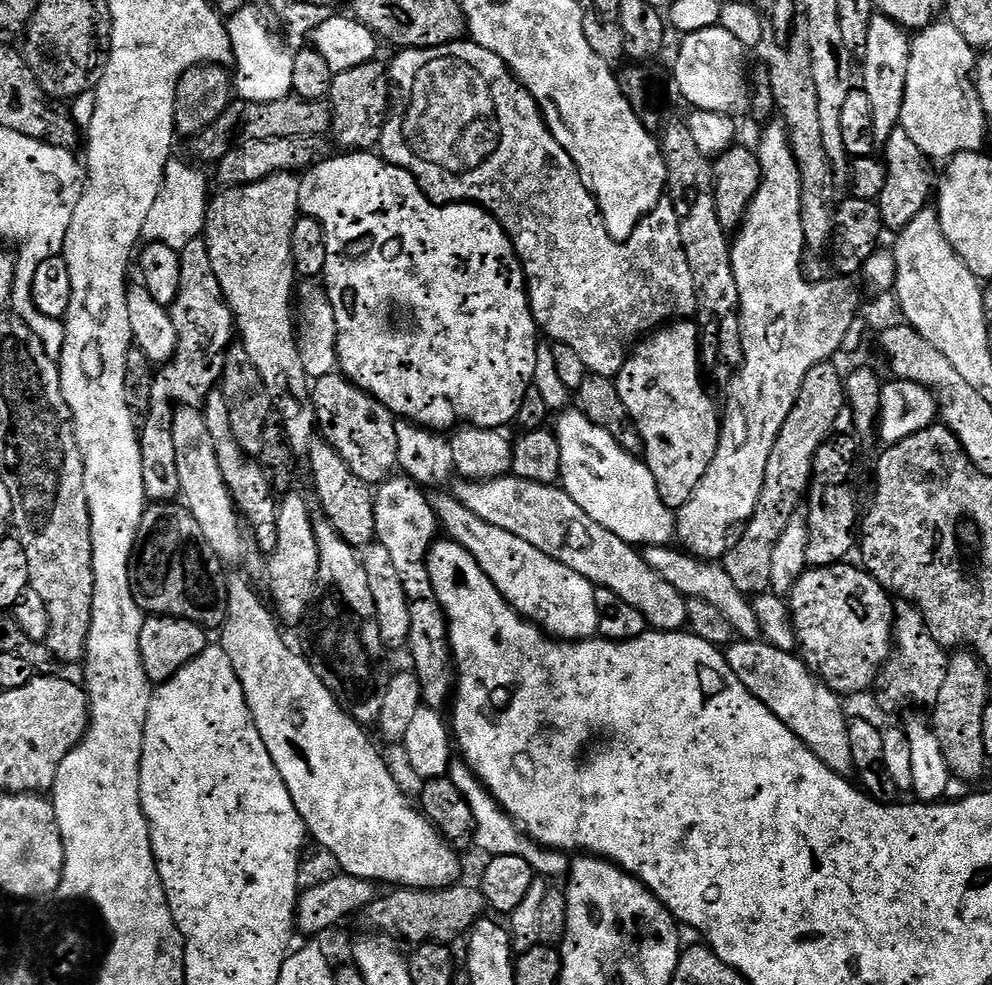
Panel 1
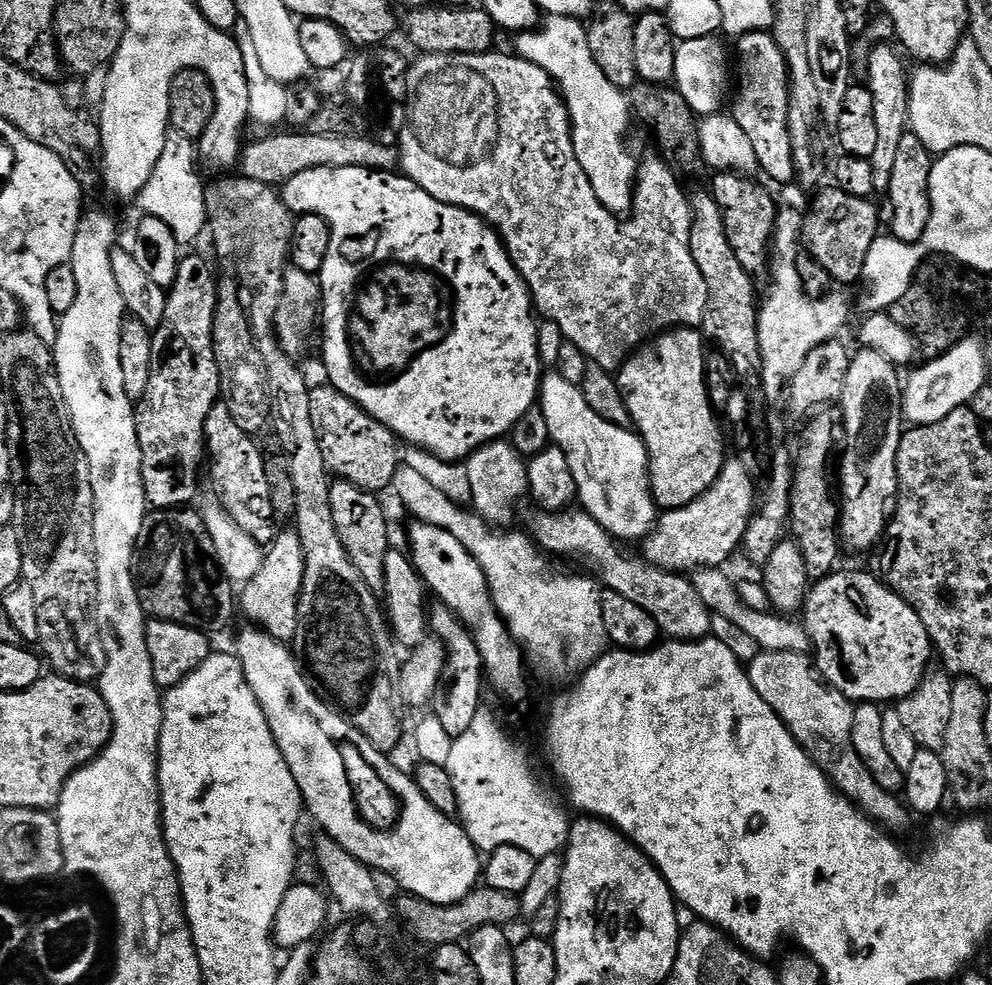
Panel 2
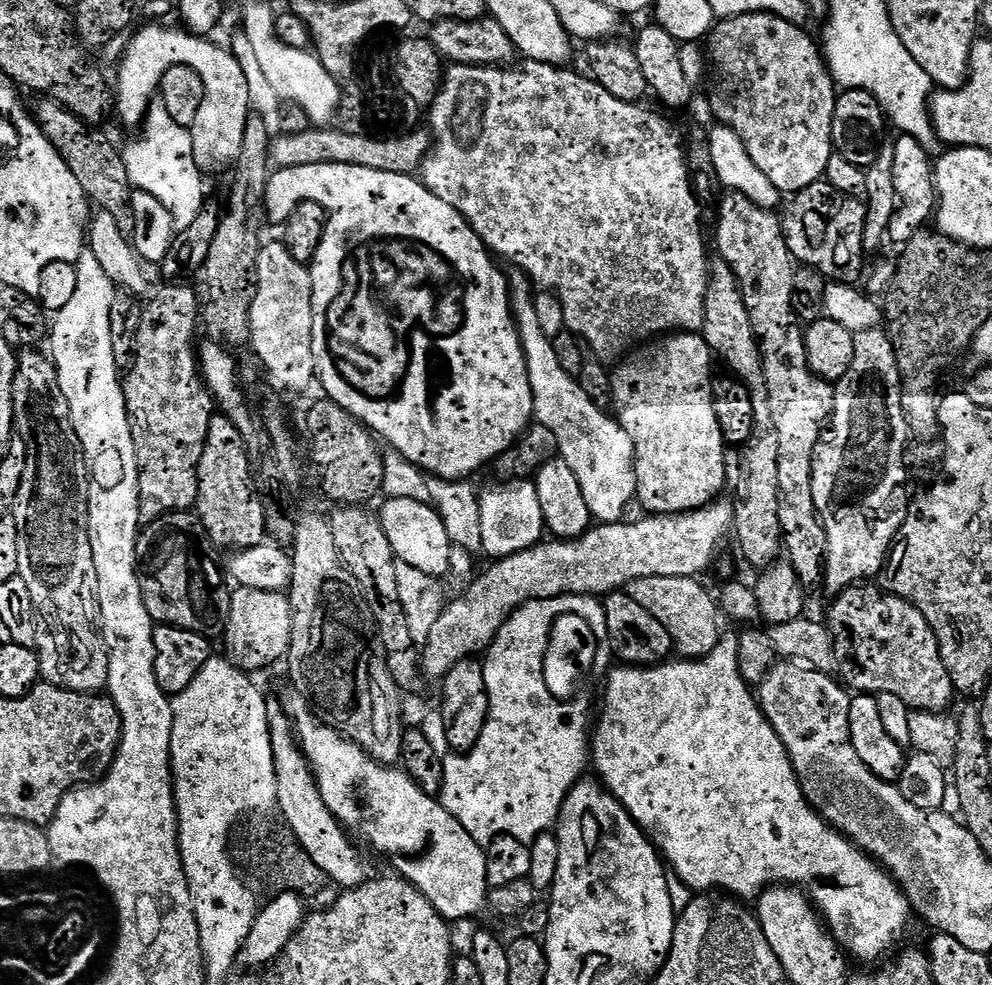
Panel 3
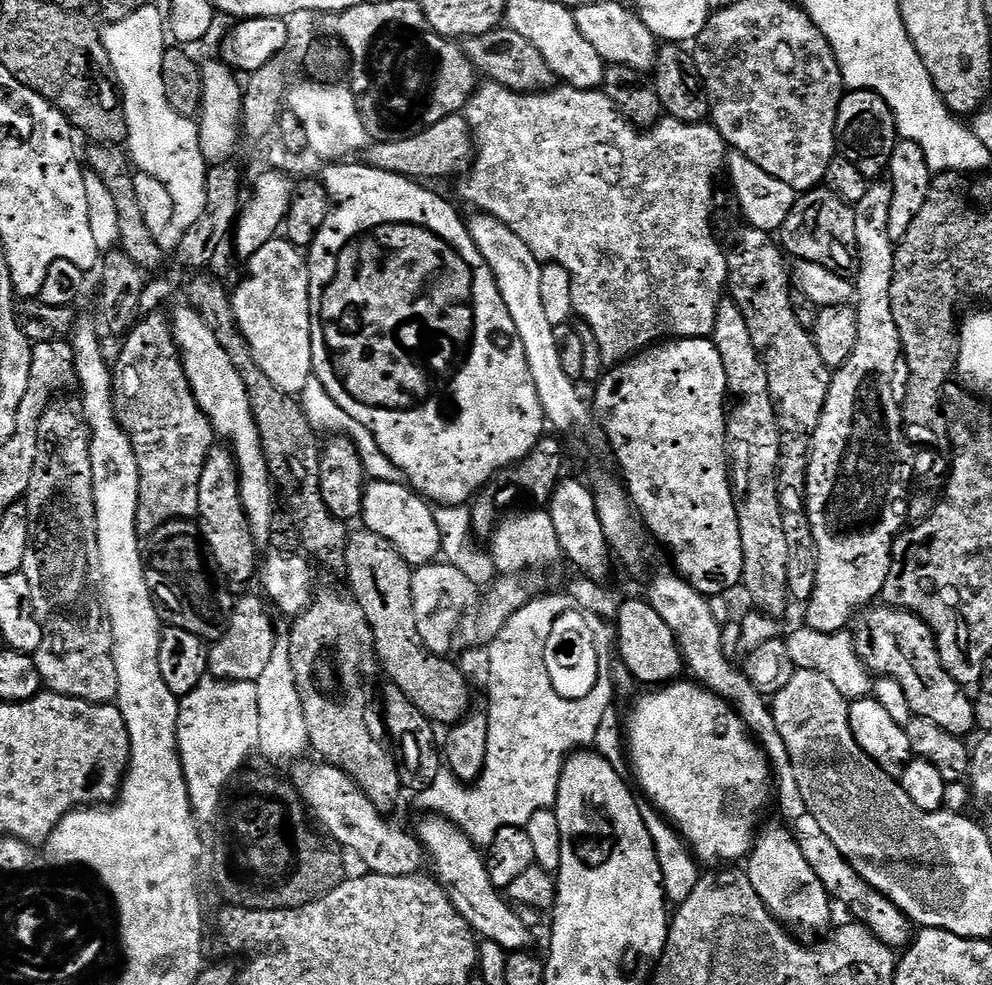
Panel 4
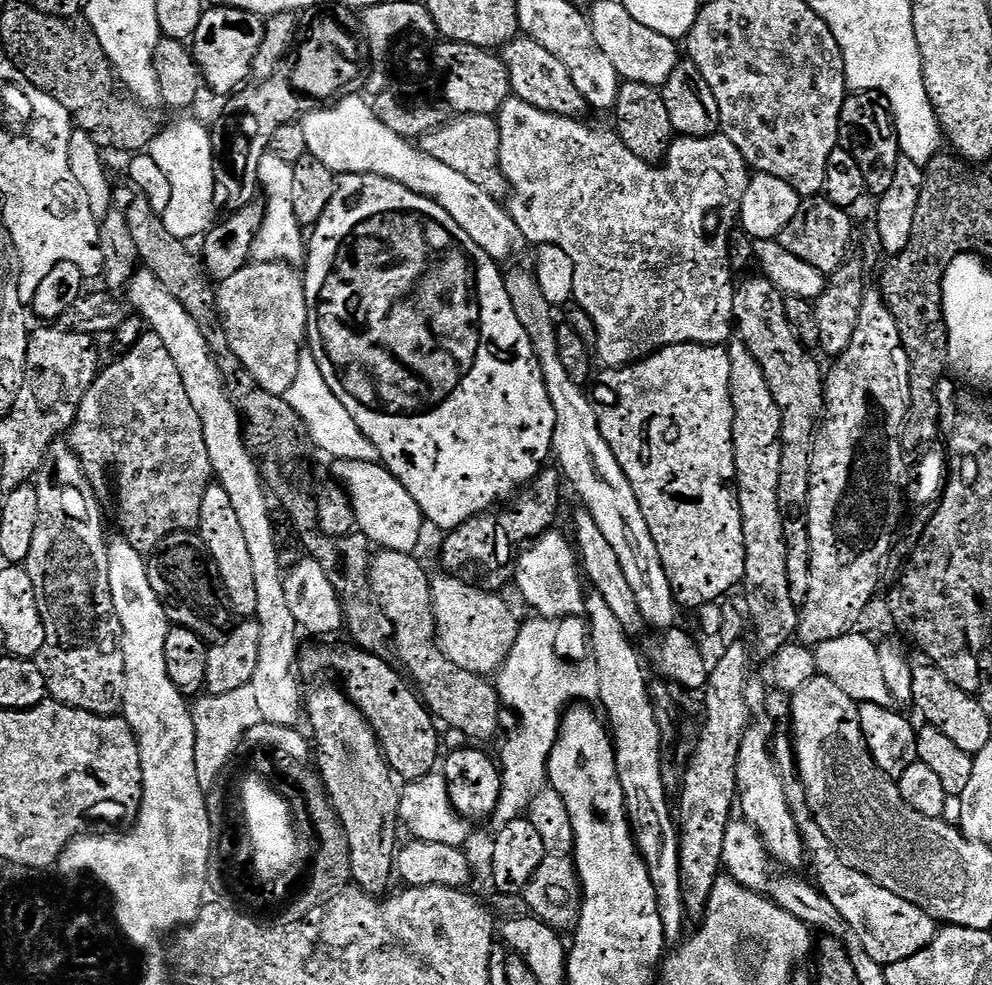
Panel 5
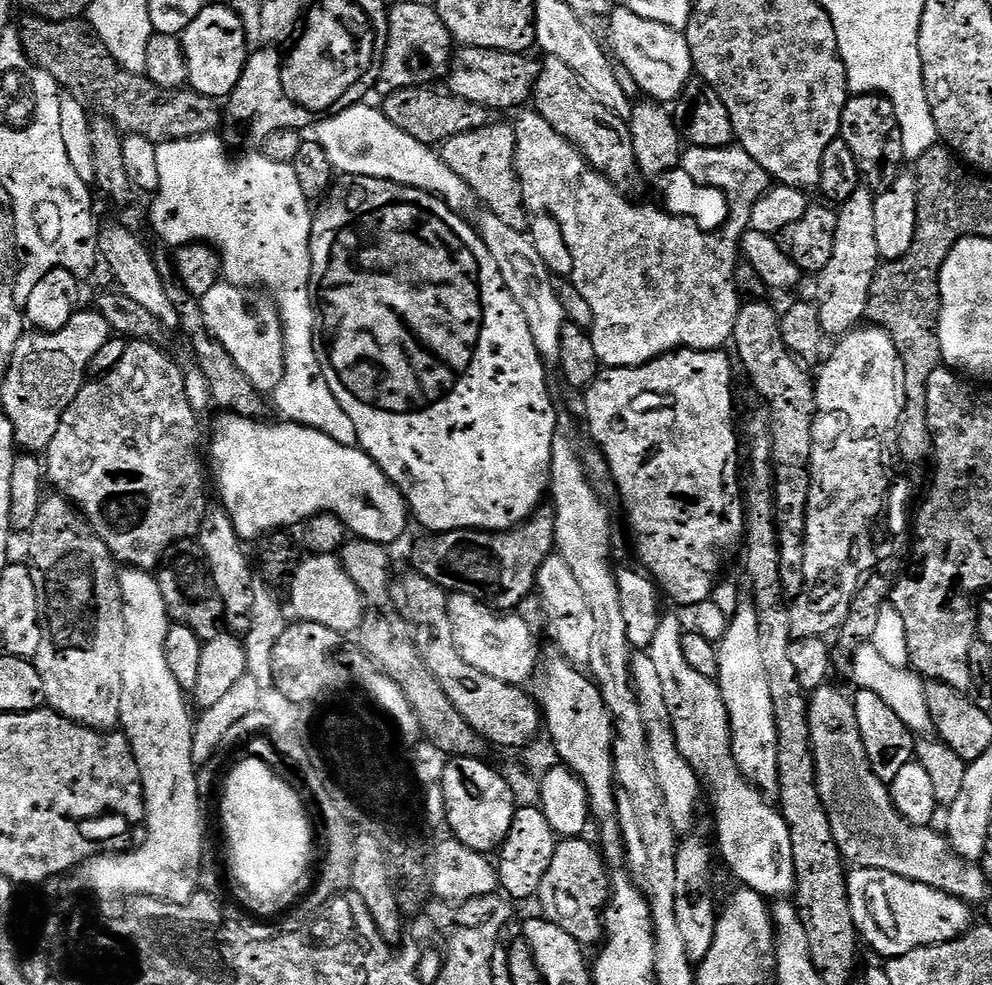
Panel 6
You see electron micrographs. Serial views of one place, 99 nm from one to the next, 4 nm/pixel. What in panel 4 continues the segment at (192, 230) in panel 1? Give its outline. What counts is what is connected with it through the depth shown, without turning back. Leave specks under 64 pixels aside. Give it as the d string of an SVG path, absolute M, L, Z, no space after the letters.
M140 18L109 23L104 32L102 52L107 67L114 73L122 101L124 121L128 127L127 155L139 171L158 178L158 182L166 186L174 202L172 223L183 230L202 213L209 165L200 149L199 123L191 116L178 114L166 98L166 86L162 86L165 29L161 25L160 29L152 20L136 19Z

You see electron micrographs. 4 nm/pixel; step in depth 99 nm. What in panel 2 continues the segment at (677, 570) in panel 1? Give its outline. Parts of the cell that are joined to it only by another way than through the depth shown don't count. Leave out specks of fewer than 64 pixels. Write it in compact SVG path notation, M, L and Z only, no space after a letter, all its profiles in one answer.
M698 568L691 573L690 581L694 590L698 592L698 598L702 598L702 602L707 606L709 612L713 616L730 618L730 622L734 622L734 626L741 628L749 638L754 638L757 649L766 652L807 653L809 651L808 631L804 629L803 623L796 621L795 624L792 621L795 619L784 614L777 614L772 610L761 610L746 606L746 602L742 602L740 595L736 592L734 580L731 580L724 573L724 570L720 568Z

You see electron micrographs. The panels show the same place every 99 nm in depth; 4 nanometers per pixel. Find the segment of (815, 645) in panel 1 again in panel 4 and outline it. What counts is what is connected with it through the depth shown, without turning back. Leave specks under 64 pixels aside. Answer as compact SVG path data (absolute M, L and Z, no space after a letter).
M879 607L873 612L865 611L855 621L854 639L860 661L877 677L889 676L902 686L902 694L906 694L910 701L913 716L930 718L930 722L938 722L942 730L961 738L967 737L967 732L976 728L973 697L960 688L950 674L946 674L928 623L903 608Z

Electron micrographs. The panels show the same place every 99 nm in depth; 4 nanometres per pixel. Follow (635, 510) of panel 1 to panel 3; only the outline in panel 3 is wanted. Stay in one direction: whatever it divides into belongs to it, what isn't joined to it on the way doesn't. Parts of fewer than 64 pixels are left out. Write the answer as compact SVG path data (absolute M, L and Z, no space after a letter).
M519 270L513 273L507 277L512 318L520 330L535 419L558 438L559 459L574 470L574 478L578 478L578 486L582 486L582 498L586 498L586 506L590 506L593 521L621 523L628 503L636 500L636 451L630 442L630 434L626 434L619 419L608 417L603 407L586 396L577 377L562 370L558 354L554 354L553 337L542 334L542 326L538 323L533 281Z

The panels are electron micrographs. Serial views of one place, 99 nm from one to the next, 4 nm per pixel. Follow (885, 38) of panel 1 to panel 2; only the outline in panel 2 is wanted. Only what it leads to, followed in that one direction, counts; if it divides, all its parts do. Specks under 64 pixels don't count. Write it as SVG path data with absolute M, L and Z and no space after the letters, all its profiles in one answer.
M876 48L868 56L868 80L870 98L874 98L874 123L878 126L878 143L872 155L874 186L876 192L887 193L890 186L890 174L894 170L894 157L898 152L898 142L906 134L908 122L908 85L909 73L904 73L904 64L900 61L901 53L892 48Z

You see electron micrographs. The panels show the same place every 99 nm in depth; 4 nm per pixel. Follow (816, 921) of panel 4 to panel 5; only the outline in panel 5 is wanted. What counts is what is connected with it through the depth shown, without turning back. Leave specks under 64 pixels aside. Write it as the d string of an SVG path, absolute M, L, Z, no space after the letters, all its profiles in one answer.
M768 720L749 723L742 738L741 748L737 758L737 788L738 812L743 819L754 825L758 834L768 847L768 855L777 865L785 864L785 869L800 870L805 867L806 849L798 826L794 822L794 814L786 802L786 792L782 780L776 773L776 764L772 760L770 747L774 739L772 724Z

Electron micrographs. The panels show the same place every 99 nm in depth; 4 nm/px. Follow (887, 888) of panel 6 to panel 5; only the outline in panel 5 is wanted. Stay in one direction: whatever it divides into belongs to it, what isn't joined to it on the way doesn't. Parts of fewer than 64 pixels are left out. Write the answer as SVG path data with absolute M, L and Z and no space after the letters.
M777 735L772 741L772 760L776 764L776 773L782 780L786 802L800 831L810 868L812 864L813 870L816 871L815 887L819 888L821 896L835 906L838 914L846 918L851 929L862 938L866 953L878 964L887 966L918 954L918 950L925 948L935 938L938 931L937 921L933 920L930 914L926 914L926 910L914 906L914 902L906 902L898 898L898 894L890 894L890 890L878 886L866 874L854 870L840 859L835 846L830 842L830 838L826 838L826 834L822 834L822 826L818 826L810 810L806 786L800 781L800 774L796 771L793 741L787 735L784 736Z

